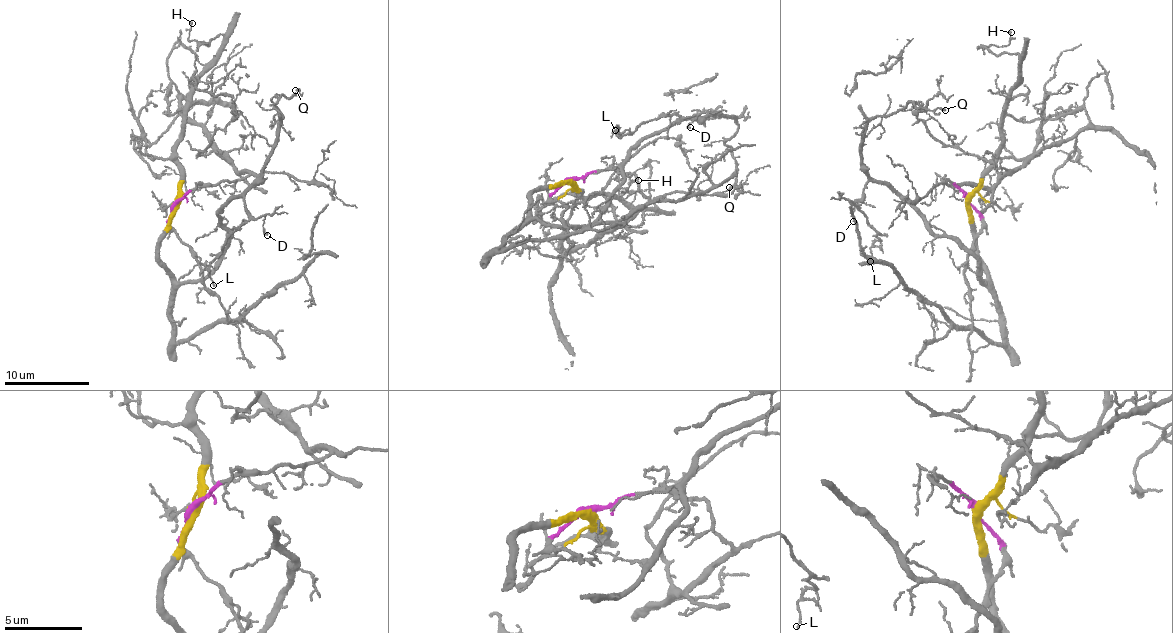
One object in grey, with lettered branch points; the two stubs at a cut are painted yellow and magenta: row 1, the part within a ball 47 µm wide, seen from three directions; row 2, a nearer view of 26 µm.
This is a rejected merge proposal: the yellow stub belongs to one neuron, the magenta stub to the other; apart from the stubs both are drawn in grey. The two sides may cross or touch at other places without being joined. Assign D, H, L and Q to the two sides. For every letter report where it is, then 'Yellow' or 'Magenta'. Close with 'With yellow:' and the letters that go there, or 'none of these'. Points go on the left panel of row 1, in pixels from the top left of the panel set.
D: Place: (267, 235). Yellow
H: Place: (192, 23). Yellow
L: Place: (213, 285). Yellow
Q: Place: (295, 90). Yellow
With yellow: D, H, L, Q

